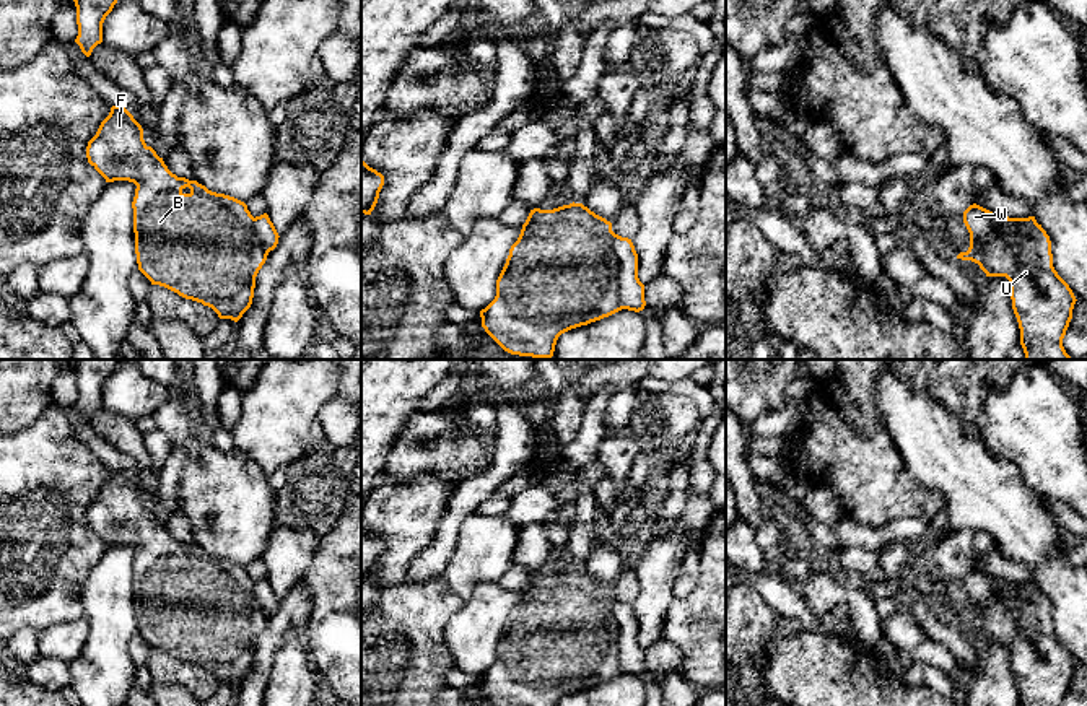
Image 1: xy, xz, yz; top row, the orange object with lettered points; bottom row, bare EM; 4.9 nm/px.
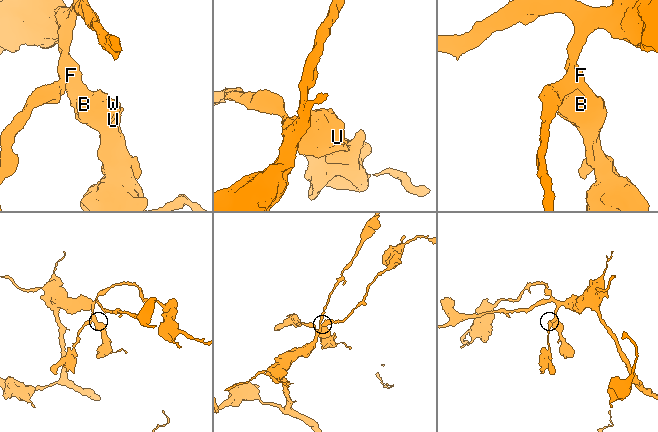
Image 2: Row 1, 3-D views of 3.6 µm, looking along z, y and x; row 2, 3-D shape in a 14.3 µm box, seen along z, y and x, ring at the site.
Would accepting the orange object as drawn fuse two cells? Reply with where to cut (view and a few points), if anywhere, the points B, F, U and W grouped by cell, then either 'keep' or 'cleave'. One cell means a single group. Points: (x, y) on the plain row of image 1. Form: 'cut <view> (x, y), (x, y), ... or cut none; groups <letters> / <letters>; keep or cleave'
cut xz (611, 596), (611, 615), (617, 625), (617, 656), (622, 672); groups B F U / W; cleave

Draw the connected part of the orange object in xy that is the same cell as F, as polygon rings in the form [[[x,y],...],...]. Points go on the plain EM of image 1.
[[[112,470],[86,511],[88,527],[106,547],[137,550],[132,566],[138,634],[151,649],[212,672],[220,683],[238,686],[251,672],[255,641],[268,617],[254,597],[254,581],[234,561],[208,555],[197,545],[177,542],[143,504],[143,493],[120,470]]]

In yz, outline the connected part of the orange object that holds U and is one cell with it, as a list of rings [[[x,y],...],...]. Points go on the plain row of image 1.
[[[1035,581],[1011,584],[1024,591],[1022,599],[970,604],[968,615],[957,623],[978,628],[986,641],[1009,644],[1020,706],[1063,706],[1077,664],[1054,634],[1050,600]]]

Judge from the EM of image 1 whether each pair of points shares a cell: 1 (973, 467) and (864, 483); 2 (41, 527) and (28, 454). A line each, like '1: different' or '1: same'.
1: different
2: same

